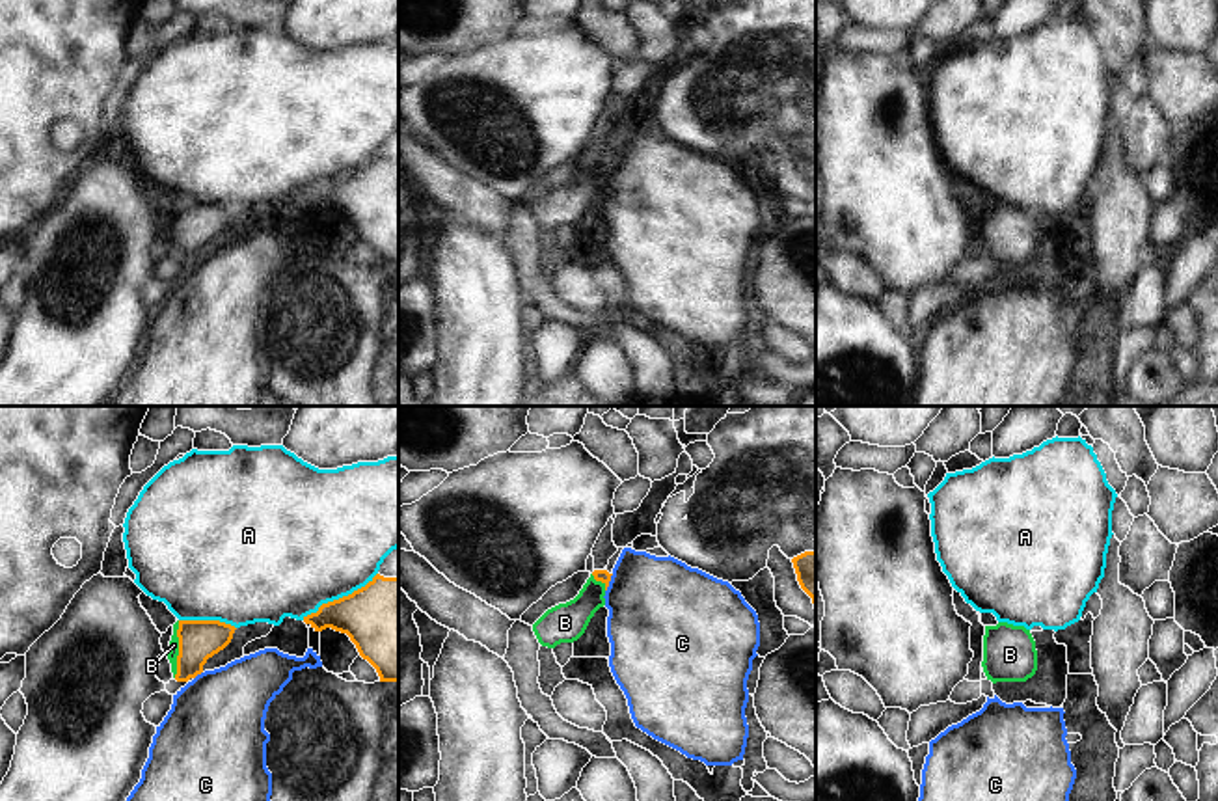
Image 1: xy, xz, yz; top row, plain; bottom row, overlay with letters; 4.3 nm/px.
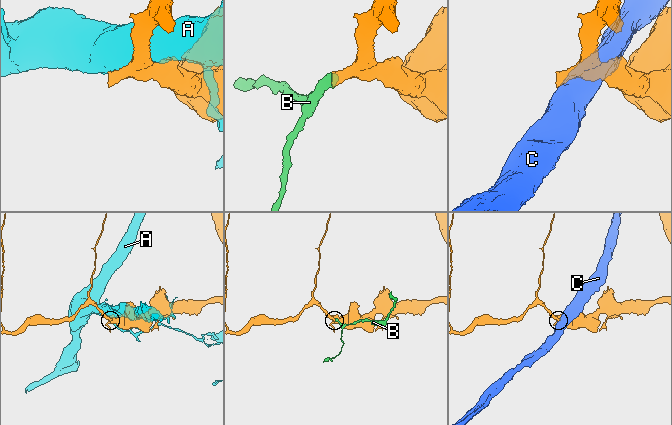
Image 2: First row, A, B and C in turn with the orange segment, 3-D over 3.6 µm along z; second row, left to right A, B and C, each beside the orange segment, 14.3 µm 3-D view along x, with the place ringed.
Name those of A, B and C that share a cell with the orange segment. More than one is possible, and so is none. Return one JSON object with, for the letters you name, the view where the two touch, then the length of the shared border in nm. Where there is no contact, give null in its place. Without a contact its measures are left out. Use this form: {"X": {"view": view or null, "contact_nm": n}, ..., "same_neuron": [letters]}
{"B": {"view": "xy", "contact_nm": 240}, "same_neuron": ["B"]}

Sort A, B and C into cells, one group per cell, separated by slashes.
A / B / C

